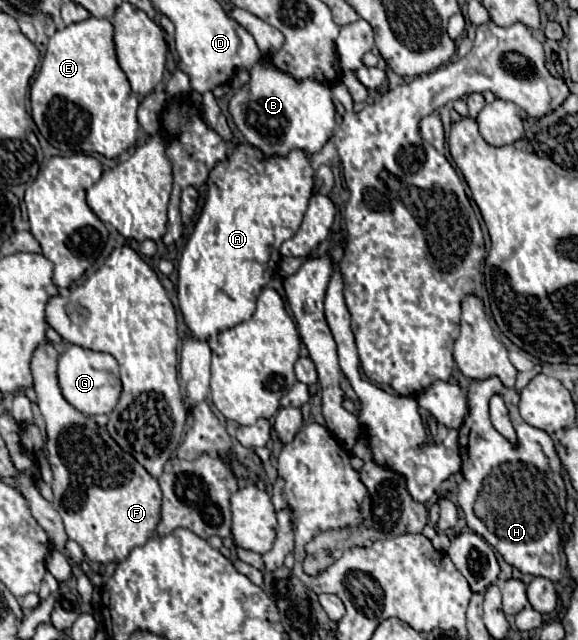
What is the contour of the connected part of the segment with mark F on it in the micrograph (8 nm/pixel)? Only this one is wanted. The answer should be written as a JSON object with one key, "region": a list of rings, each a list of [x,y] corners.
{"region":[[[48,341],[46,345],[40,345],[32,357],[32,375],[34,375],[34,389],[38,395],[38,407],[46,421],[46,449],[48,449],[48,463],[52,467],[52,507],[62,517],[64,529],[72,541],[76,541],[84,555],[90,561],[96,563],[108,563],[108,561],[124,561],[130,553],[130,549],[144,545],[156,525],[158,525],[158,505],[162,501],[162,491],[158,489],[158,481],[126,451],[120,449],[120,445],[108,435],[106,427],[96,425],[92,419],[88,419],[84,413],[74,409],[60,391],[58,375],[58,351]]]}

